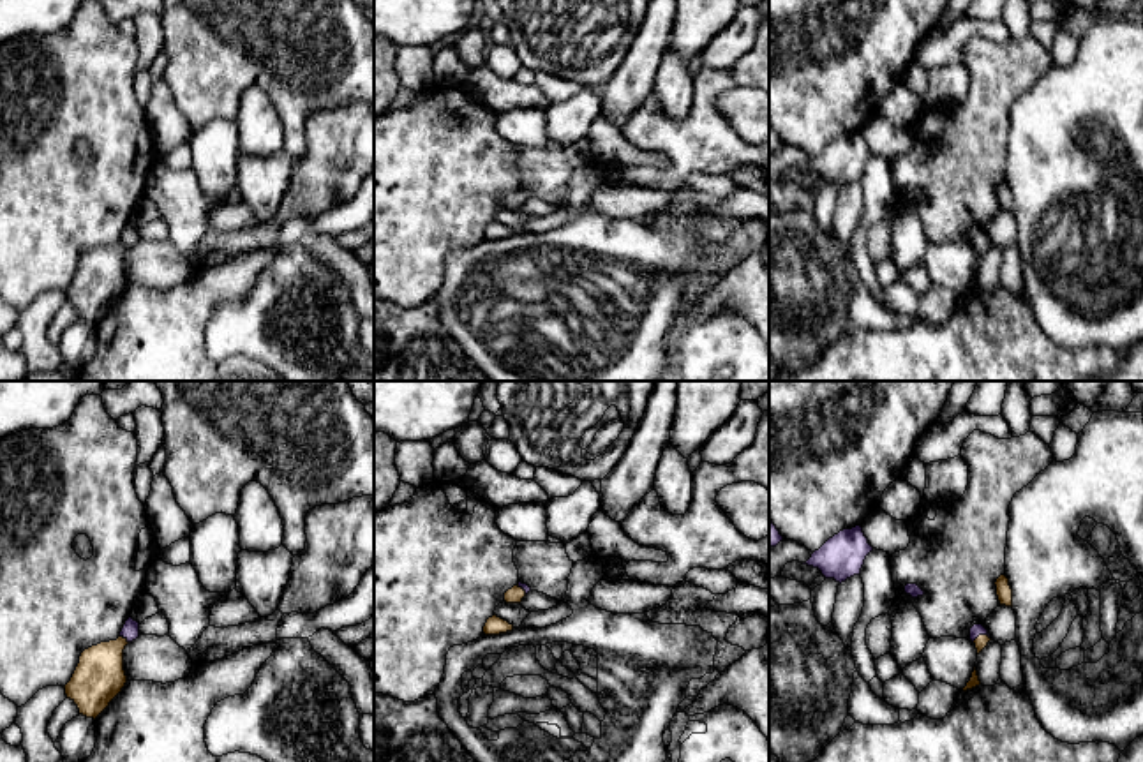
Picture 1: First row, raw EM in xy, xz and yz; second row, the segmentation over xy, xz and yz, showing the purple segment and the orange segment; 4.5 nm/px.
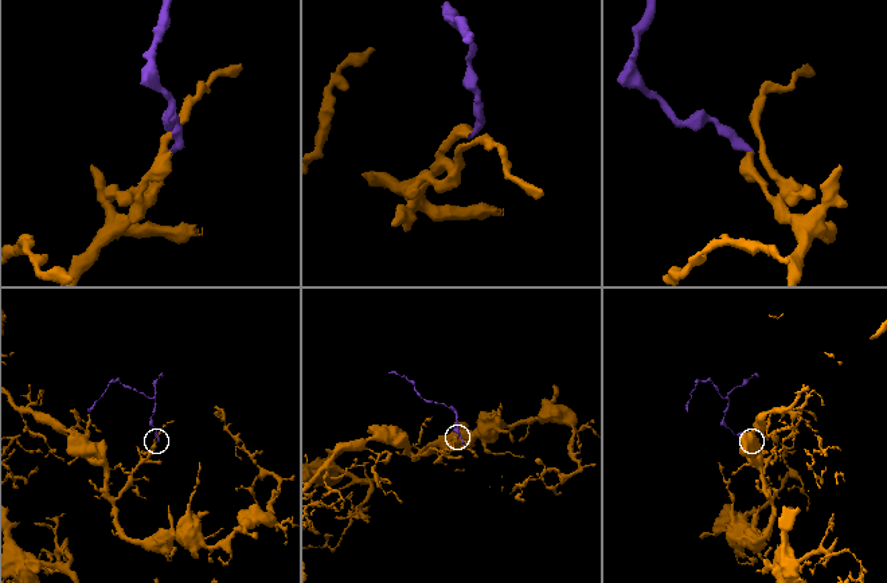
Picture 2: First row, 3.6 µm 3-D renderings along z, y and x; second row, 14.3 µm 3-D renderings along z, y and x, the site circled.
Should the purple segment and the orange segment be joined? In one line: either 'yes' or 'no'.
yes

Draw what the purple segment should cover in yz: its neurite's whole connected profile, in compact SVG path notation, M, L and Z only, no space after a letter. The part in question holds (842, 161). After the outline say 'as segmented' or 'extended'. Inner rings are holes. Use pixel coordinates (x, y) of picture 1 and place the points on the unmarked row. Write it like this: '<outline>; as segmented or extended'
M861 131L843 134L829 143L811 162L803 168L818 173L826 183L845 187L859 180L866 161L873 155Z; as segmented

